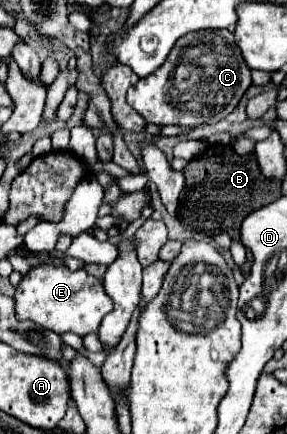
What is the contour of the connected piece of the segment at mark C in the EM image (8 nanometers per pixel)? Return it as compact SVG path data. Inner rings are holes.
M228 30L196 32L180 38L180 42L176 42L168 54L164 66L154 70L148 78L138 80L128 90L128 104L150 124L198 128L224 120L238 106L250 84L250 68L246 66L240 48ZM182 48L186 48L190 54L180 54ZM180 64L188 64L188 68L180 68Z

